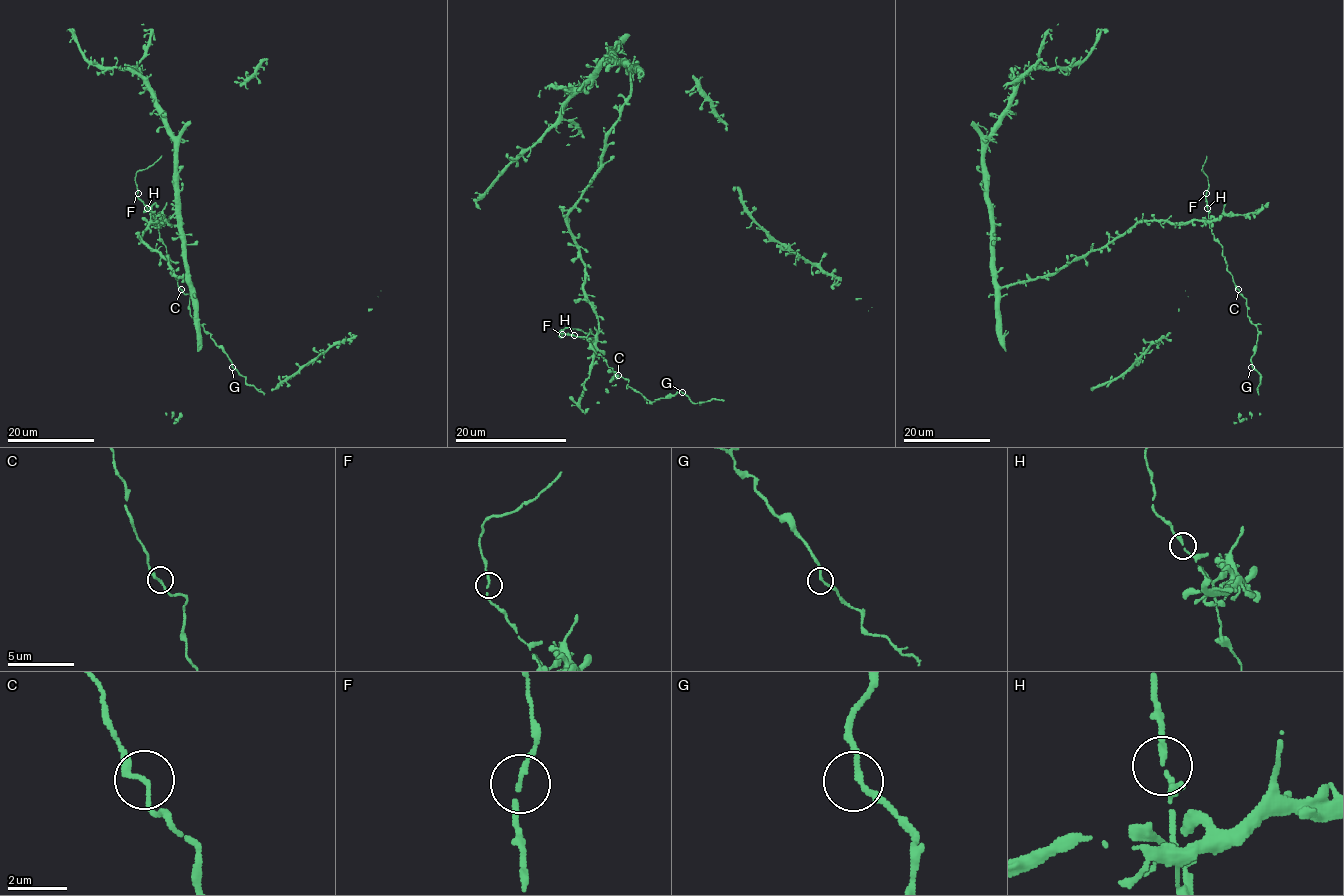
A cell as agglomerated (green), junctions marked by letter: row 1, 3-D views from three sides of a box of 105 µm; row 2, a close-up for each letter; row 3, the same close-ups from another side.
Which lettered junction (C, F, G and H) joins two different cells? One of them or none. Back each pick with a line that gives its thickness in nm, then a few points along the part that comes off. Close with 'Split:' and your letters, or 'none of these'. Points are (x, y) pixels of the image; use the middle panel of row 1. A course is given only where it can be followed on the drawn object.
Split: none of these

